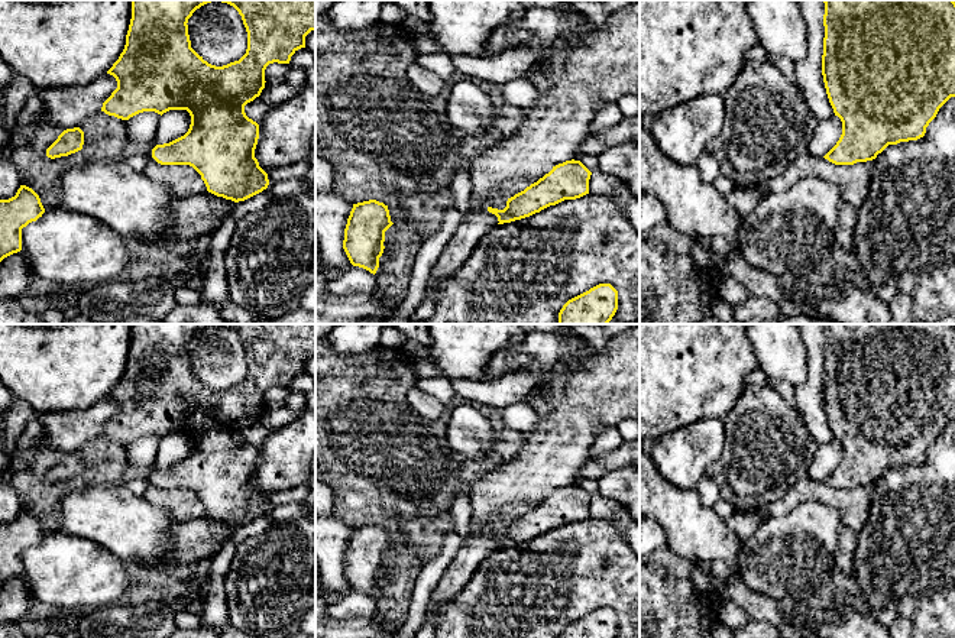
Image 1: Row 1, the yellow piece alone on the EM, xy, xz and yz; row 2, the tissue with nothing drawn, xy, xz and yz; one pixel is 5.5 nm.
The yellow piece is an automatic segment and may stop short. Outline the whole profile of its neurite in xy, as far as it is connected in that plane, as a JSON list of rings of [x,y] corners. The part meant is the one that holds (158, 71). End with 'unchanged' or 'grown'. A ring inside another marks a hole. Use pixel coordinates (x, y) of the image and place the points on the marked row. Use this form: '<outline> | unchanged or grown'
[[[132,0],[124,49],[107,71],[116,78],[117,88],[101,111],[129,120],[143,111],[162,116],[169,110],[187,110],[191,116],[188,132],[156,145],[152,158],[161,165],[190,165],[201,175],[208,192],[234,203],[245,201],[269,185],[268,174],[255,158],[259,124],[246,116],[245,106],[265,88],[266,67],[289,64],[291,56],[305,48],[311,30],[315,30],[315,0]],[[211,1],[233,6],[247,32],[246,54],[223,67],[204,61],[191,48],[188,35],[188,19]]] | unchanged

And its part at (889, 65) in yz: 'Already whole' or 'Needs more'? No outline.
Already whole

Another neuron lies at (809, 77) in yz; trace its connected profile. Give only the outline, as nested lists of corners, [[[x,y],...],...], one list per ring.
[[[797,0],[802,10],[806,27],[809,55],[794,67],[797,87],[803,93],[809,109],[819,120],[826,120],[835,116],[829,103],[823,75],[822,75],[822,55],[823,55],[823,0]]]

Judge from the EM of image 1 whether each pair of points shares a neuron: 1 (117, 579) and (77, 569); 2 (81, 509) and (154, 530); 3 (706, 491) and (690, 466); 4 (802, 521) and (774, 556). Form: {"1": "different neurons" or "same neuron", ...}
{"1": "same neuron", "2": "same neuron", "3": "different neurons", "4": "same neuron"}

